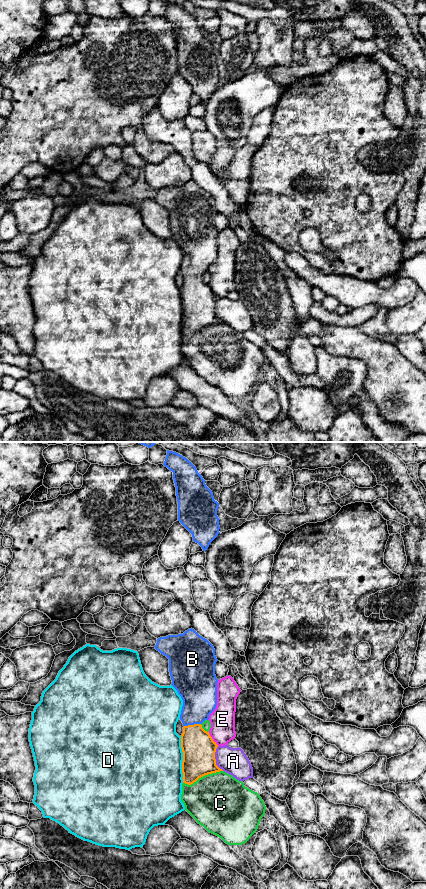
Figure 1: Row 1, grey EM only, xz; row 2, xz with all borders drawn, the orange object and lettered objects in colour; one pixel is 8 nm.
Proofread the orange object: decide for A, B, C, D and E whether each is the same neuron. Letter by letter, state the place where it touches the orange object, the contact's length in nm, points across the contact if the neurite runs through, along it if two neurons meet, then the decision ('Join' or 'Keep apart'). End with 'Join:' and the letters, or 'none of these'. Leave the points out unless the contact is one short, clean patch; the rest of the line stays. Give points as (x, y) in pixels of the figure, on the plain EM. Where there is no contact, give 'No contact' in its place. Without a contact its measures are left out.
A: Touches orange at xz (215, 311). Shared border 200 nm. Keep apart
B: Touches orange at xz (192, 277). Shared border 140 nm. Path across: xz (198, 299), (194, 291), (192, 277), (199, 247). Join
C: Touches orange at xz (202, 328). Shared border 340 nm. Keep apart
D: Touches orange at xz (183, 311). Shared border 380 nm. Keep apart
E: Touches orange at xz (212, 291). Shared border 140 nm. Keep apart
Join: B

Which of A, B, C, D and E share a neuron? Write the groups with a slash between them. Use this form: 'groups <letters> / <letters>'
groups A / B / C / D / E

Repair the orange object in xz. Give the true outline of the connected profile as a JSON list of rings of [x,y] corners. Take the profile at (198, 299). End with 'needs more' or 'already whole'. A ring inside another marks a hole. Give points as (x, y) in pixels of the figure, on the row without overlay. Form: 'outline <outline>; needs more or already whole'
outline [[[192,180],[183,186],[160,189],[154,199],[169,211],[171,237],[183,252],[180,266],[184,278],[181,287],[182,331],[183,335],[191,337],[205,327],[223,323],[216,317],[215,304],[218,297],[201,277],[209,271],[217,257],[218,231],[215,227],[215,216],[218,212],[213,197]]]; needs more

